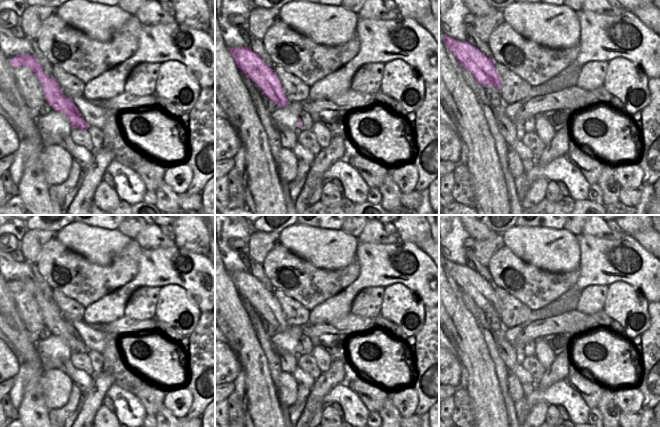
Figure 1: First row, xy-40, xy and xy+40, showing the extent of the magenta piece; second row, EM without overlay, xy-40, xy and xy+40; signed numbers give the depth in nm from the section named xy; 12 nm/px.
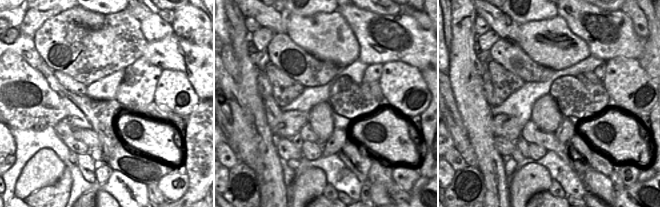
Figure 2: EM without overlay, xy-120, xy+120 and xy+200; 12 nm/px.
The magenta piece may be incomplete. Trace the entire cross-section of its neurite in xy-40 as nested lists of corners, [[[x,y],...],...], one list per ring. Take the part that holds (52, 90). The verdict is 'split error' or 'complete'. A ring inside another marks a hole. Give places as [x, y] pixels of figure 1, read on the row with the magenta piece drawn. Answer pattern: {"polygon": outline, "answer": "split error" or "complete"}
{"polygon": [[[33,54],[16,55],[10,60],[13,67],[27,66],[37,75],[43,86],[47,102],[58,112],[68,116],[72,128],[88,130],[89,125],[81,118],[81,113],[75,103],[62,94],[62,89],[56,79],[49,78]]], "answer": "complete"}

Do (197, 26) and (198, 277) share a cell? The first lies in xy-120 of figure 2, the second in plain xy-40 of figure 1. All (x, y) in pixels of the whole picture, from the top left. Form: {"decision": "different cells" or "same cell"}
{"decision": "different cells"}

